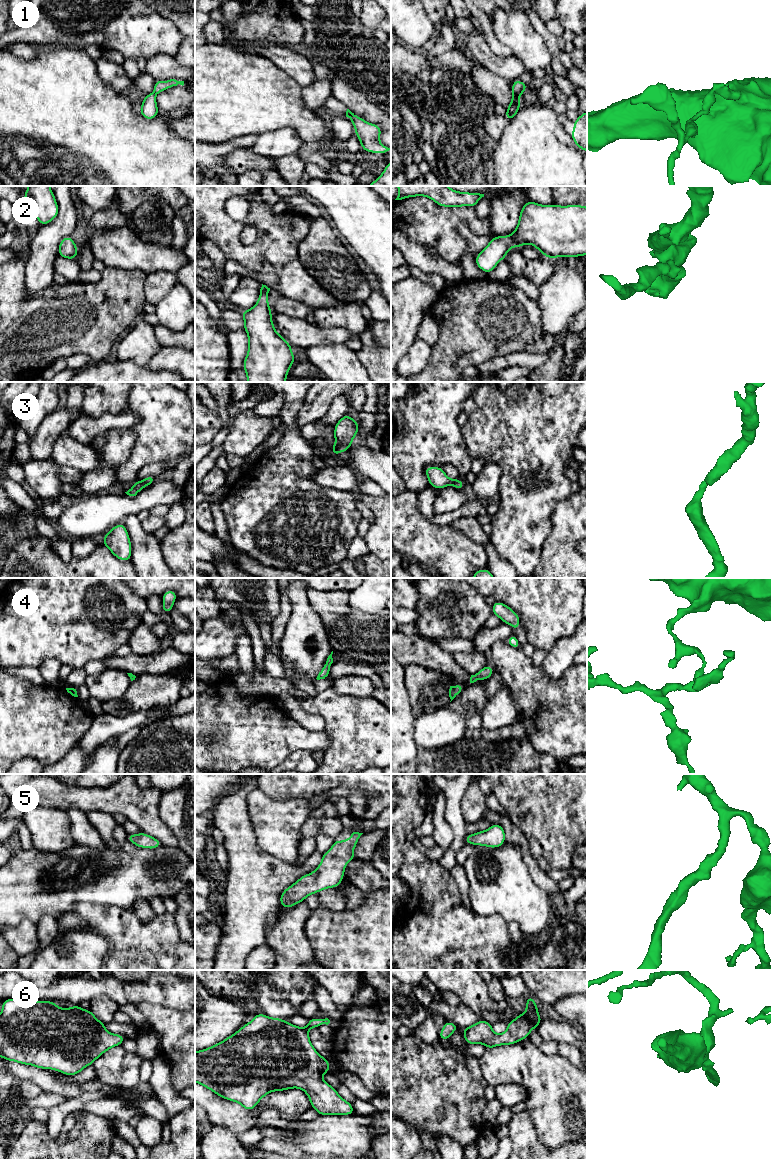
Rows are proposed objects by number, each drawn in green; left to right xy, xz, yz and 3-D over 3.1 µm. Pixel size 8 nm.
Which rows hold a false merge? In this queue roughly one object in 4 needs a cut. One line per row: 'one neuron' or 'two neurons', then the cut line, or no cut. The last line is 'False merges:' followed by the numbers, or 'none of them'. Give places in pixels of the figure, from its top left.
1: two neurons; cut yz (513, 93), (519, 97)
2: one neuron; cut none
3: one neuron; cut none
4: one neuron; cut none
5: one neuron; cut none
6: one neuron; cut none
False merges: 1

